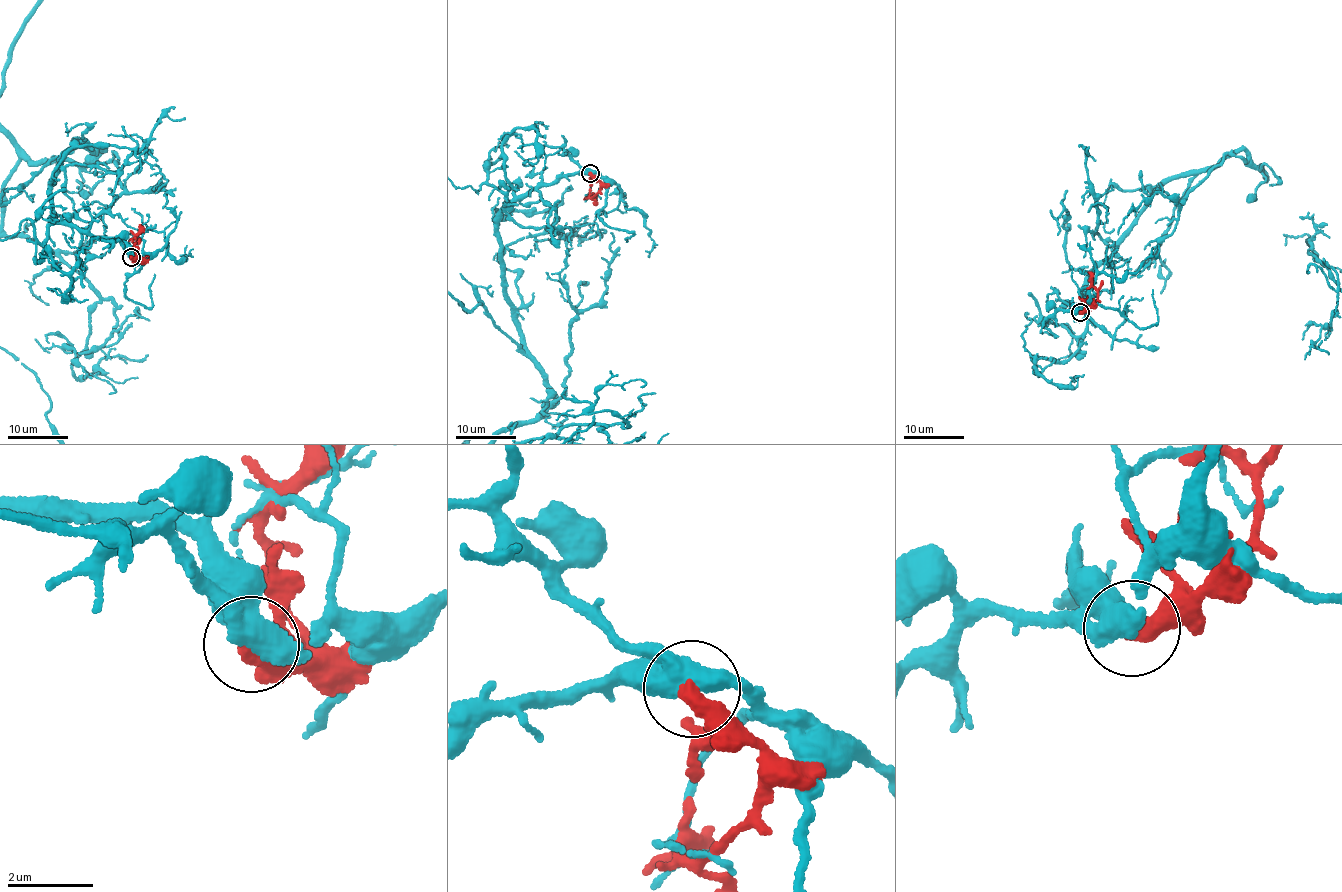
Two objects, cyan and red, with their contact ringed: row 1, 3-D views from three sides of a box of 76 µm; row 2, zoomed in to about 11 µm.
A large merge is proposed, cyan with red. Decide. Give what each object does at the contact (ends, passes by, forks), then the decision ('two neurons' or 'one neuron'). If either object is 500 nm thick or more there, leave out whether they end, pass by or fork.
two neurons

